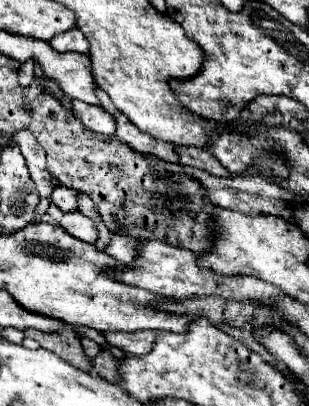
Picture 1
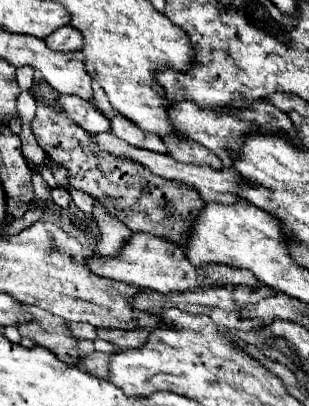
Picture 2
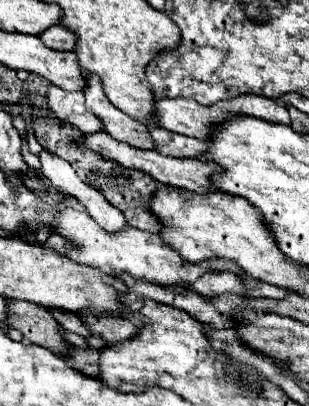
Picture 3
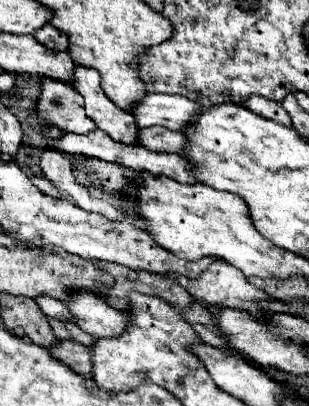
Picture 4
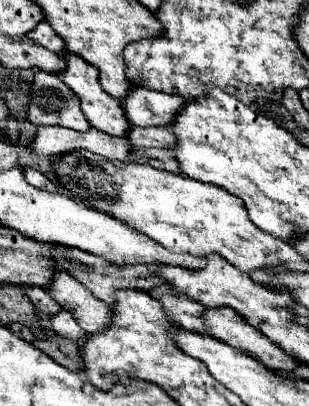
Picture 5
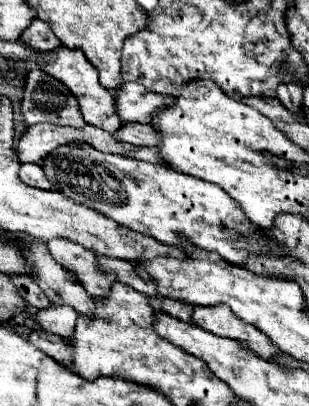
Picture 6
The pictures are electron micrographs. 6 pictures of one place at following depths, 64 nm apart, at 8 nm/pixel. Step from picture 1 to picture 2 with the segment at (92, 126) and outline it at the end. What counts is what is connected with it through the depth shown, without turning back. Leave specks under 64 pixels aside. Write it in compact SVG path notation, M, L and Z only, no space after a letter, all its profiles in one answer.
M60 94L58 96L58 110L64 112L68 118L76 120L76 124L80 128L84 128L90 134L98 134L98 132L108 132L108 120L104 118L102 112L96 112L96 108L92 108L92 104L88 104L88 100L80 98L80 96L70 96L70 94Z

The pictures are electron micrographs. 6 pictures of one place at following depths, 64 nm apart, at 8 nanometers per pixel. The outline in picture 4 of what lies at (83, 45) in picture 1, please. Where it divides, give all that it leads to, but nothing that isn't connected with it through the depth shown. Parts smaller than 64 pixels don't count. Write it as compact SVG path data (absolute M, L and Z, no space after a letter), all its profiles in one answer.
M44 24L40 30L36 30L34 36L40 44L44 44L52 52L64 52L68 48L68 38L60 30L56 30L52 24Z

